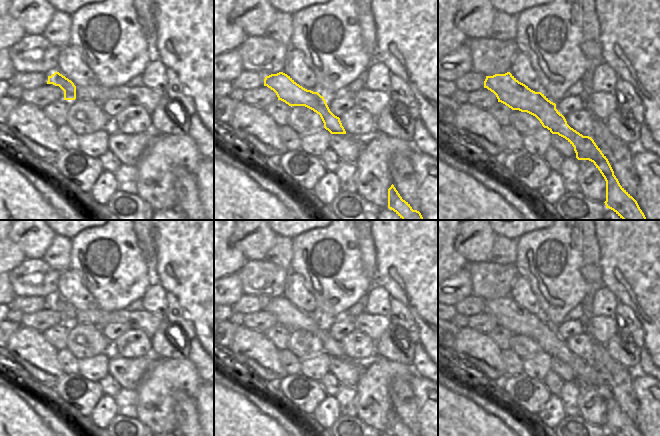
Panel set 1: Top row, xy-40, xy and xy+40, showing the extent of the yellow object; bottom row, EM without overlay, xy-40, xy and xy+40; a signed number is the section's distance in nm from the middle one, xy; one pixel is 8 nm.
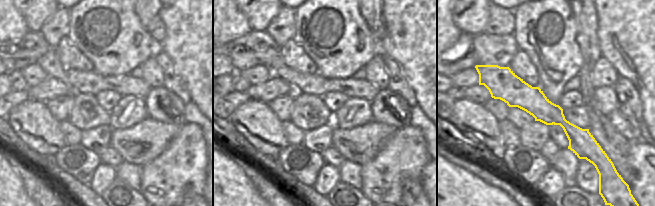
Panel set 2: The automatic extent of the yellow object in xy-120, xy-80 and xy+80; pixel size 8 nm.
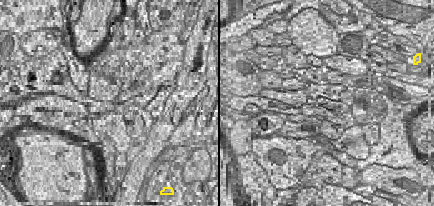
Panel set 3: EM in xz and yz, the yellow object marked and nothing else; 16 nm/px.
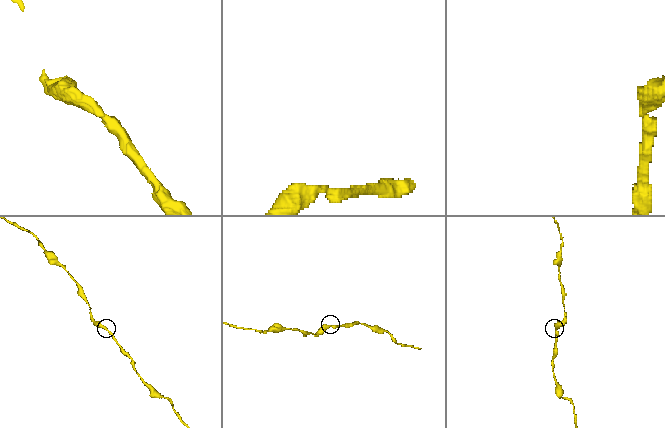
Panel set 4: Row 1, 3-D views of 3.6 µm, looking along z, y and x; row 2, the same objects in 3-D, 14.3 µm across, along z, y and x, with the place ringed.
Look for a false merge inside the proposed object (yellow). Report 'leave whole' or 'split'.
split

